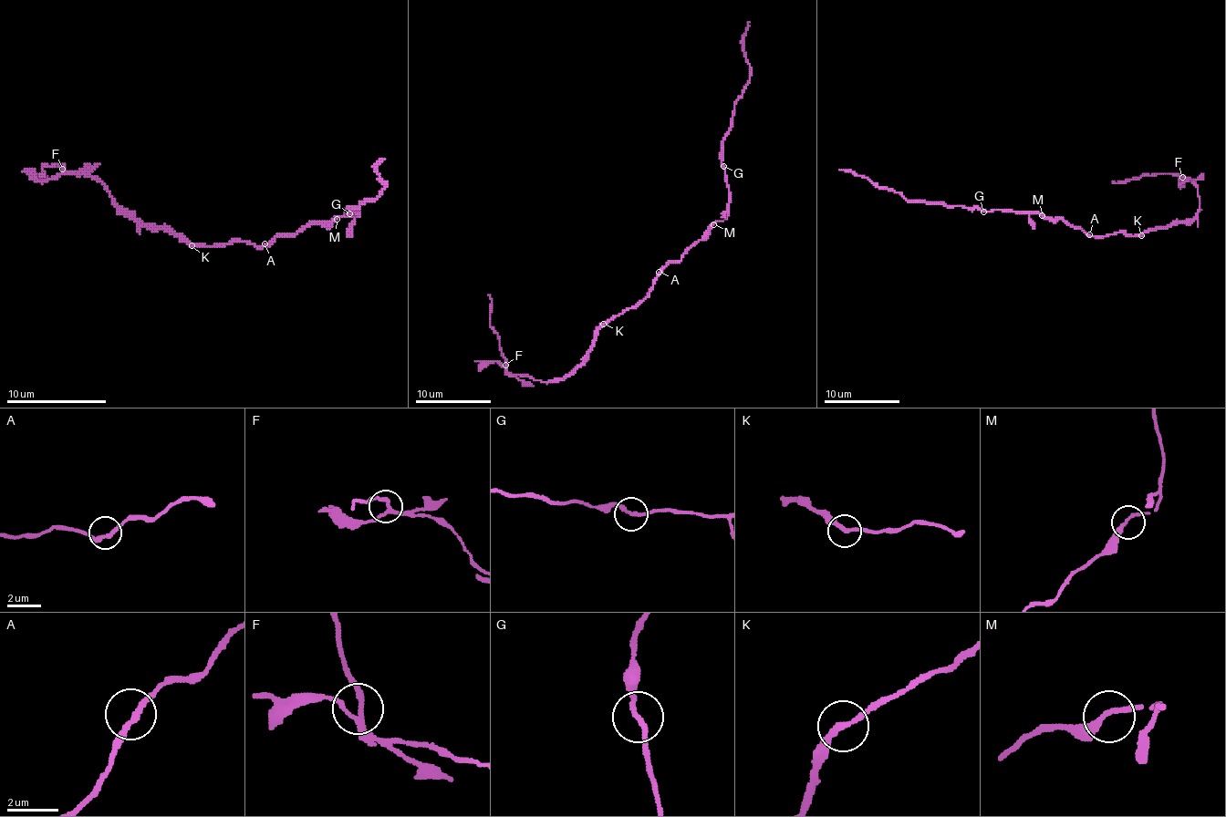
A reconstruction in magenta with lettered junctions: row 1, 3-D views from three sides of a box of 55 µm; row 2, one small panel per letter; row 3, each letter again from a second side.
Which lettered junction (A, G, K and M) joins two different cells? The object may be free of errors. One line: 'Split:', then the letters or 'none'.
Split: K

